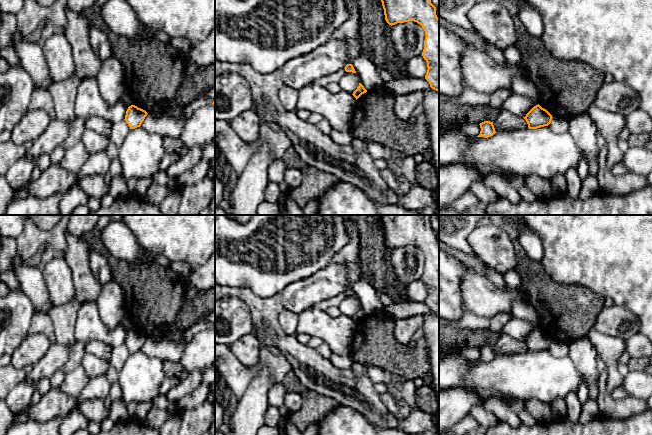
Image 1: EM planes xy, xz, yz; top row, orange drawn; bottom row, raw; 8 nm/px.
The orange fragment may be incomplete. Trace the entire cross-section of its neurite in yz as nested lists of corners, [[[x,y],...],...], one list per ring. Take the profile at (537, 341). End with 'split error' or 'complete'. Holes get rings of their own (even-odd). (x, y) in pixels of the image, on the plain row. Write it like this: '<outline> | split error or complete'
[[[539,328],[534,330],[525,341],[523,341],[529,353],[537,353],[548,350],[551,347],[552,339]]] | complete

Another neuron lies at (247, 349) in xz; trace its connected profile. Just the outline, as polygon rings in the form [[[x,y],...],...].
[[[249,333],[229,346],[233,355],[246,367],[256,369],[263,342],[253,333]]]

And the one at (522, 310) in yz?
[[[516,299],[512,301],[512,315],[517,319],[530,323],[535,329],[539,328],[537,312],[525,301]]]

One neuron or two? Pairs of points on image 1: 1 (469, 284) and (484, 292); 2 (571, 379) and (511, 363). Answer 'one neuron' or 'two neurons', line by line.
1: one neuron
2: one neuron

